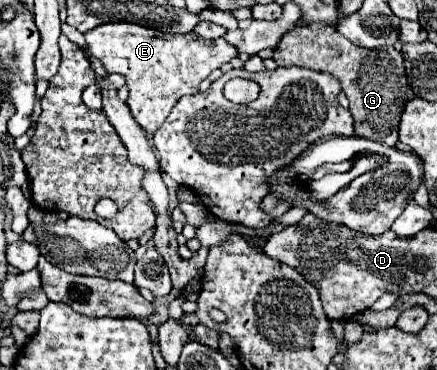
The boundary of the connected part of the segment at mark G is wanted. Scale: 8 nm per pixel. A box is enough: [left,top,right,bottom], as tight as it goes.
[275,26,415,146]

